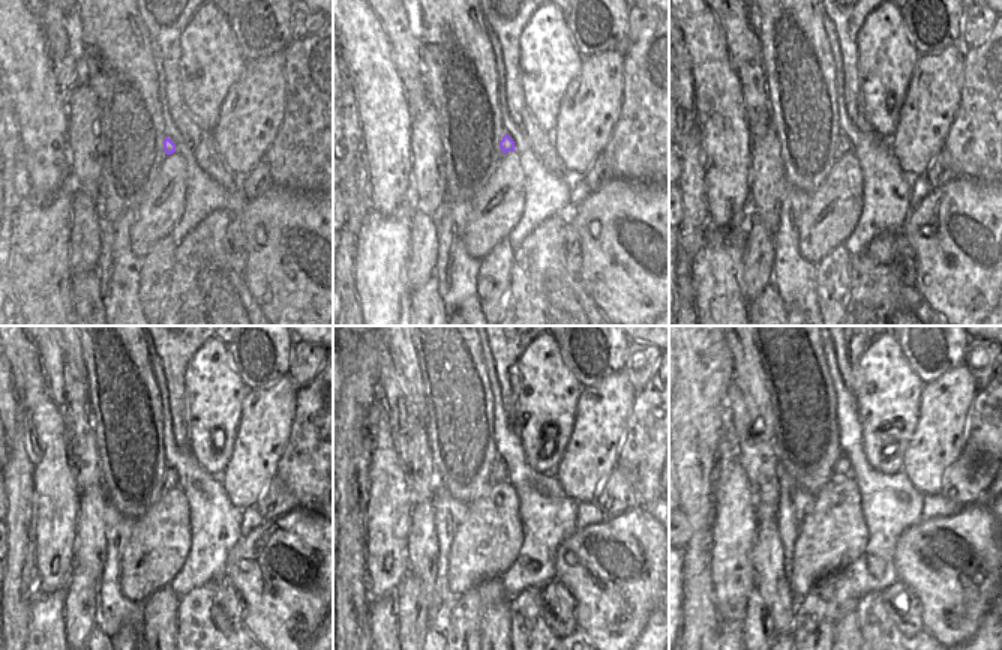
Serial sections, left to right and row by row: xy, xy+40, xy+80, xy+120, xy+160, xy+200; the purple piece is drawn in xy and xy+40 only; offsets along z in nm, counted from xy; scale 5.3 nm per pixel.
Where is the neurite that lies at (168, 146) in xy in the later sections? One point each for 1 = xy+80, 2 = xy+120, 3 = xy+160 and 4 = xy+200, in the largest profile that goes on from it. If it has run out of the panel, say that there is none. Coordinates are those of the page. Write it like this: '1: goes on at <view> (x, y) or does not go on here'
1: goes on at xy+80 (843, 146)
2: goes on at xy+120 (171, 478)
3: goes on at xy+160 (500, 472)
4: goes on at xy+200 (842, 467)

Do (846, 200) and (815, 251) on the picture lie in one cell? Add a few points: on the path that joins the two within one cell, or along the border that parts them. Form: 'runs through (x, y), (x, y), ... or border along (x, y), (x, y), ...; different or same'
runs through (834, 212), (816, 239); same

